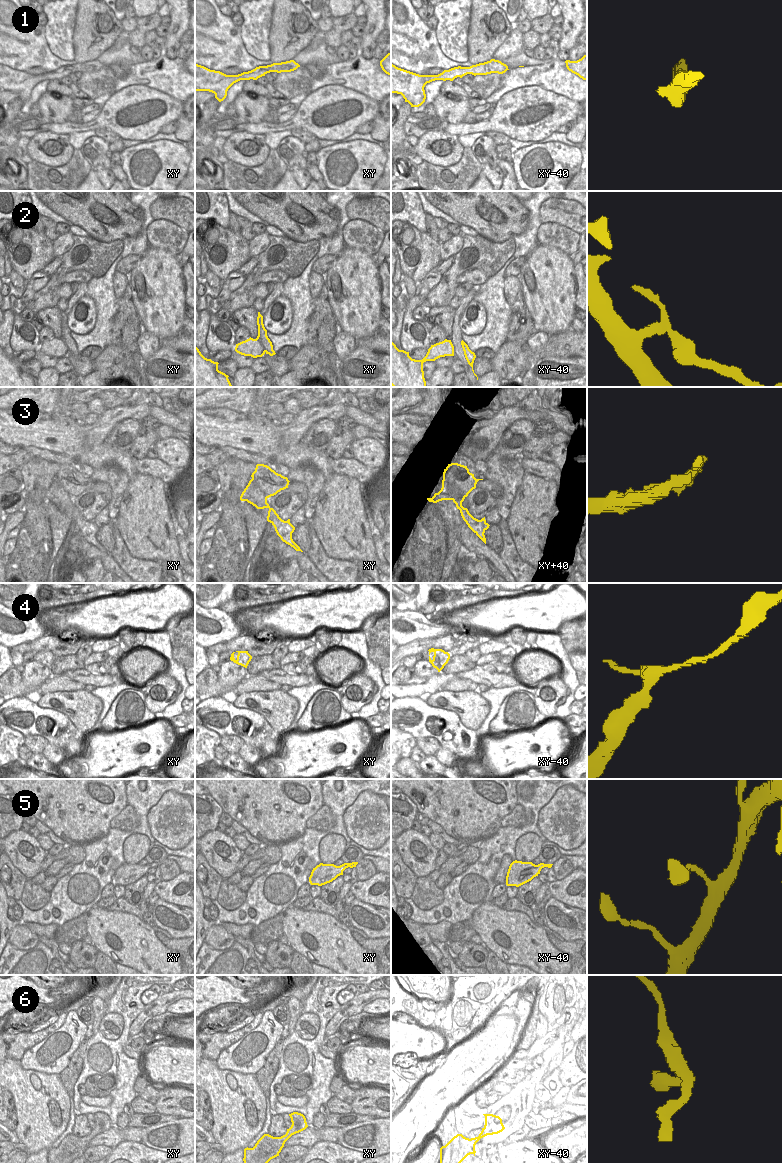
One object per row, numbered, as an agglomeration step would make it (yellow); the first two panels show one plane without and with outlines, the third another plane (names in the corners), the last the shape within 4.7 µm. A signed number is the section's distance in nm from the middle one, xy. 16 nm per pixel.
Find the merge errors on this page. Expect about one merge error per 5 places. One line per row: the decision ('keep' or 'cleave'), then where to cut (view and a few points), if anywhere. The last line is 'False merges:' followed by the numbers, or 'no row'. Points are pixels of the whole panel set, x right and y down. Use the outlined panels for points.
1: keep | no cut
2: cleave | xy (256, 338), (266, 351)
3: cleave | xy (252, 478), (257, 487), (268, 497)
4: keep | no cut
5: keep | no cut
6: keep | no cut
False merges: 2, 3

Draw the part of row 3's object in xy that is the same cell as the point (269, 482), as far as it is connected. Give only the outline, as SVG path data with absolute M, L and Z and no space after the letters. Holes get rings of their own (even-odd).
M257 464L251 477L260 491L268 498L288 488L290 482L287 477L276 473L269 466L264 464Z

